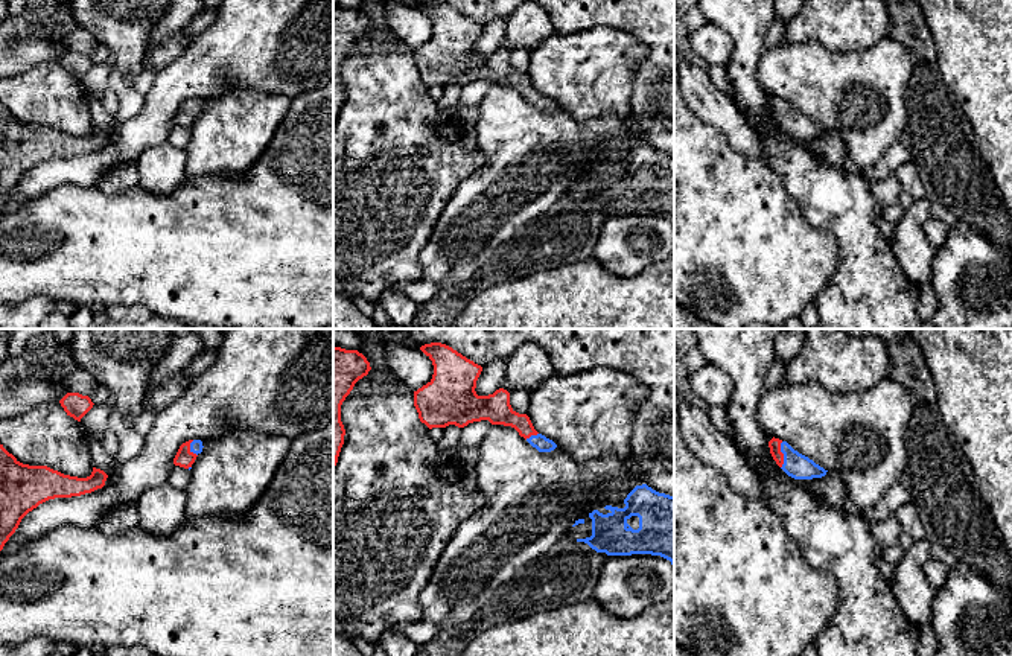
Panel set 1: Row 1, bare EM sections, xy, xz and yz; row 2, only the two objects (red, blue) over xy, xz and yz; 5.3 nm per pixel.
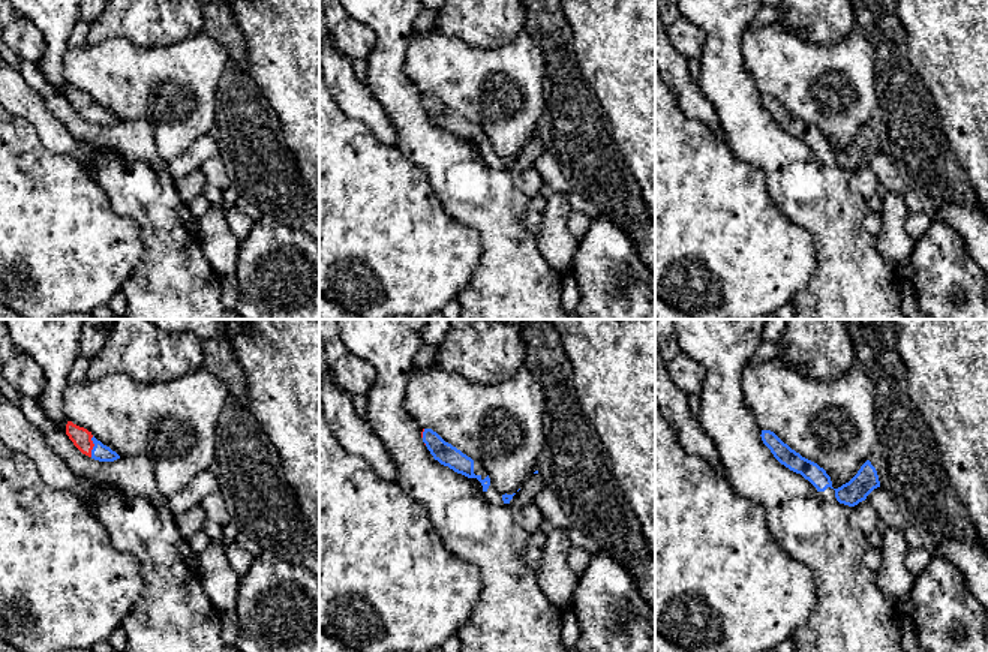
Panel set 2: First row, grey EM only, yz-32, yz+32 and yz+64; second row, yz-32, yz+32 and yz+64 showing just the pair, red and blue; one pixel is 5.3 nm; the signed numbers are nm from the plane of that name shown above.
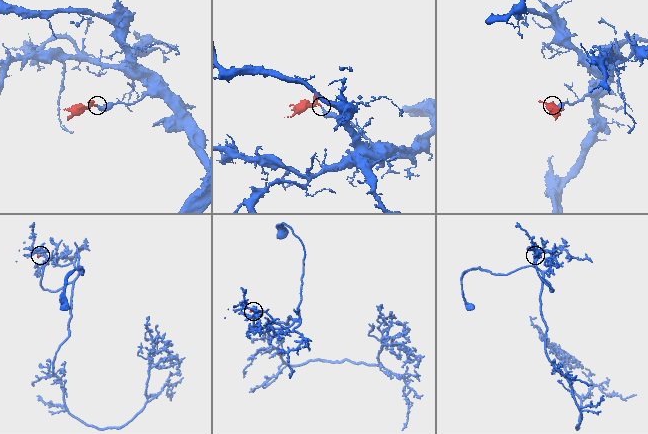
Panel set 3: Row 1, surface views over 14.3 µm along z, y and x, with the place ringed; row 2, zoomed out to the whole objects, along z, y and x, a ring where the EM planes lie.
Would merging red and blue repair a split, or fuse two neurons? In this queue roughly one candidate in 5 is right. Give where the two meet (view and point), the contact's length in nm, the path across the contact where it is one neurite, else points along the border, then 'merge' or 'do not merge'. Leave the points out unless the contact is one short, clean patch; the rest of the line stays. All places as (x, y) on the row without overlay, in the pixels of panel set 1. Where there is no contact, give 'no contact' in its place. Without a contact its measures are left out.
meets red in yz at (782, 114); contact 140 nm long; runs through yz (775, 102), (782, 114), (798, 125); merge

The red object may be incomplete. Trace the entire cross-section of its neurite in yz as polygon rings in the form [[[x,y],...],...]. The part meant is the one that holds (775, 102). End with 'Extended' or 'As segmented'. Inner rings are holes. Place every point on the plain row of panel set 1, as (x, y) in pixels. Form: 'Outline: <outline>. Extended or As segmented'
Outline: [[[773,96],[769,100],[769,107],[776,123],[794,139],[822,137],[828,131],[808,116],[794,110],[787,100]]]. Extended

